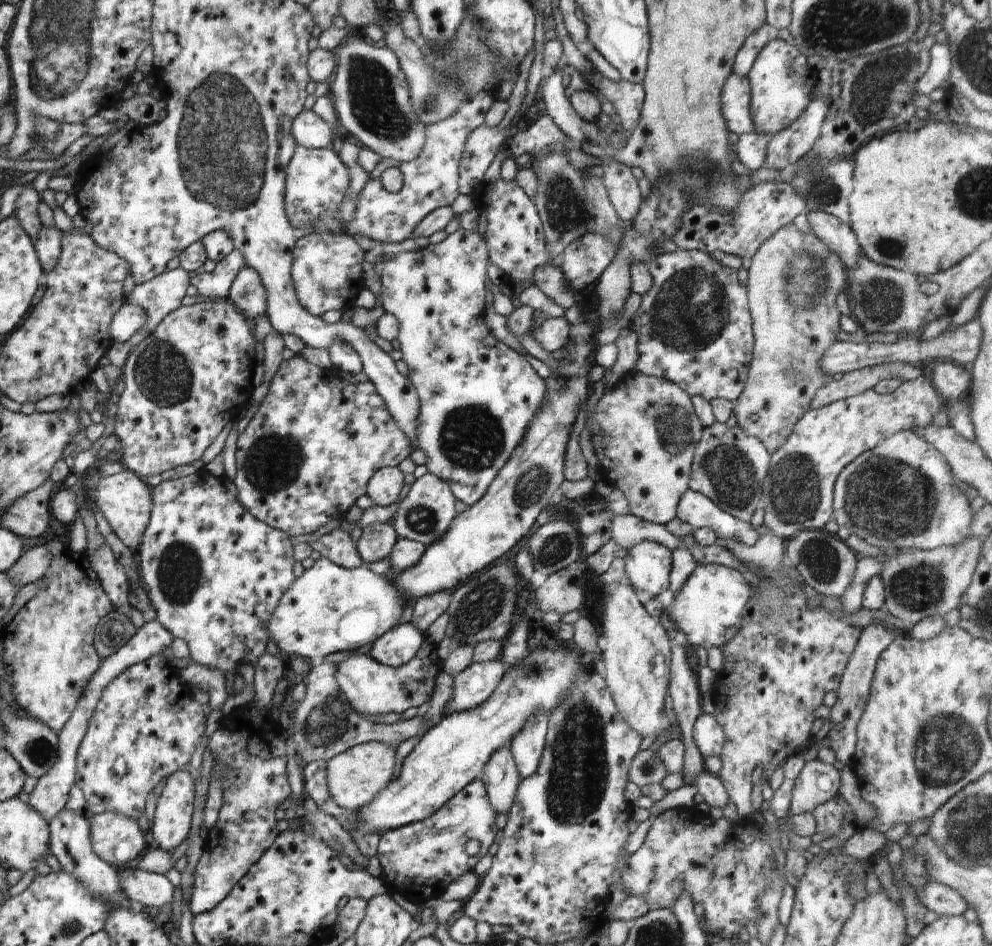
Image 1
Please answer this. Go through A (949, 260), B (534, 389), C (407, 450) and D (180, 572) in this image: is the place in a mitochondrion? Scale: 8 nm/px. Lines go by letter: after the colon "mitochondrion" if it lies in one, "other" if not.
A: other
B: other
C: other
D: mitochondrion

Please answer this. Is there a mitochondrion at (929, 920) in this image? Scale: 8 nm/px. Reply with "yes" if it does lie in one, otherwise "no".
no

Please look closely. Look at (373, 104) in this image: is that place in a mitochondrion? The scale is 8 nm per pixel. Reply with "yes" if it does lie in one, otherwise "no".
yes

